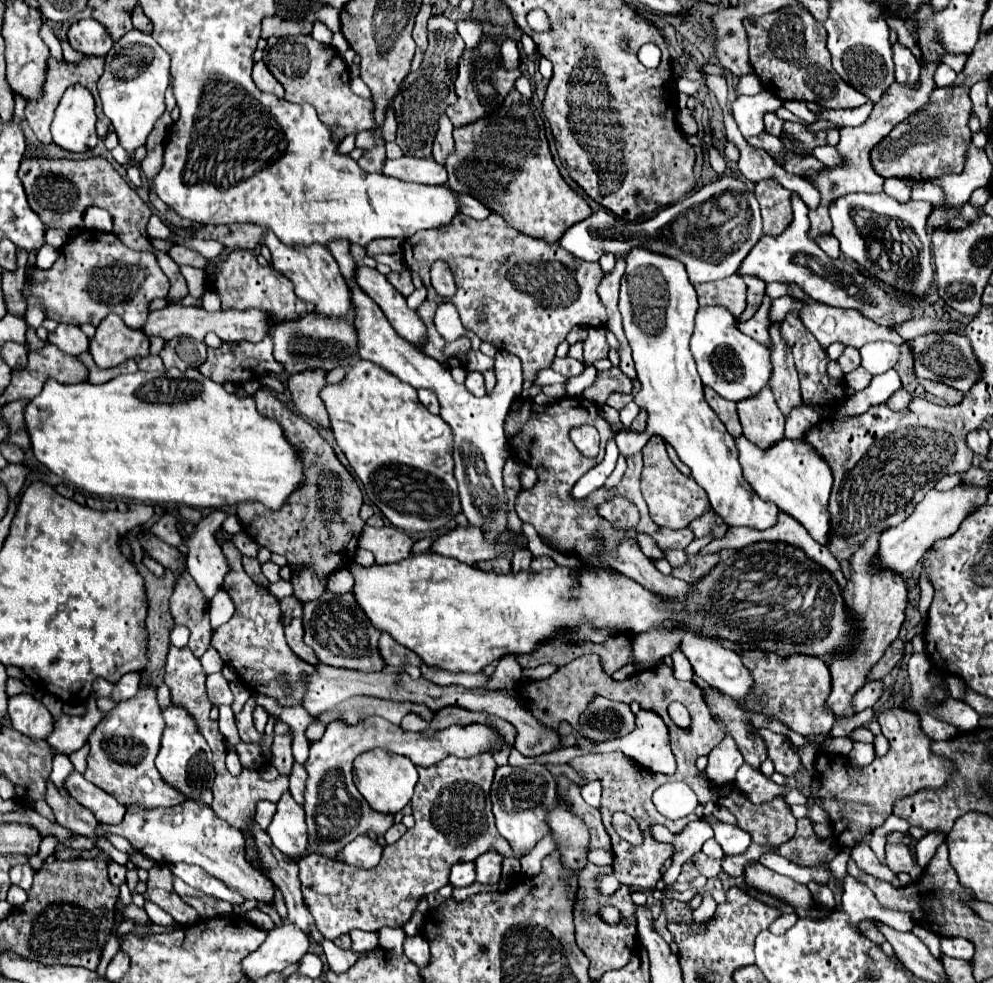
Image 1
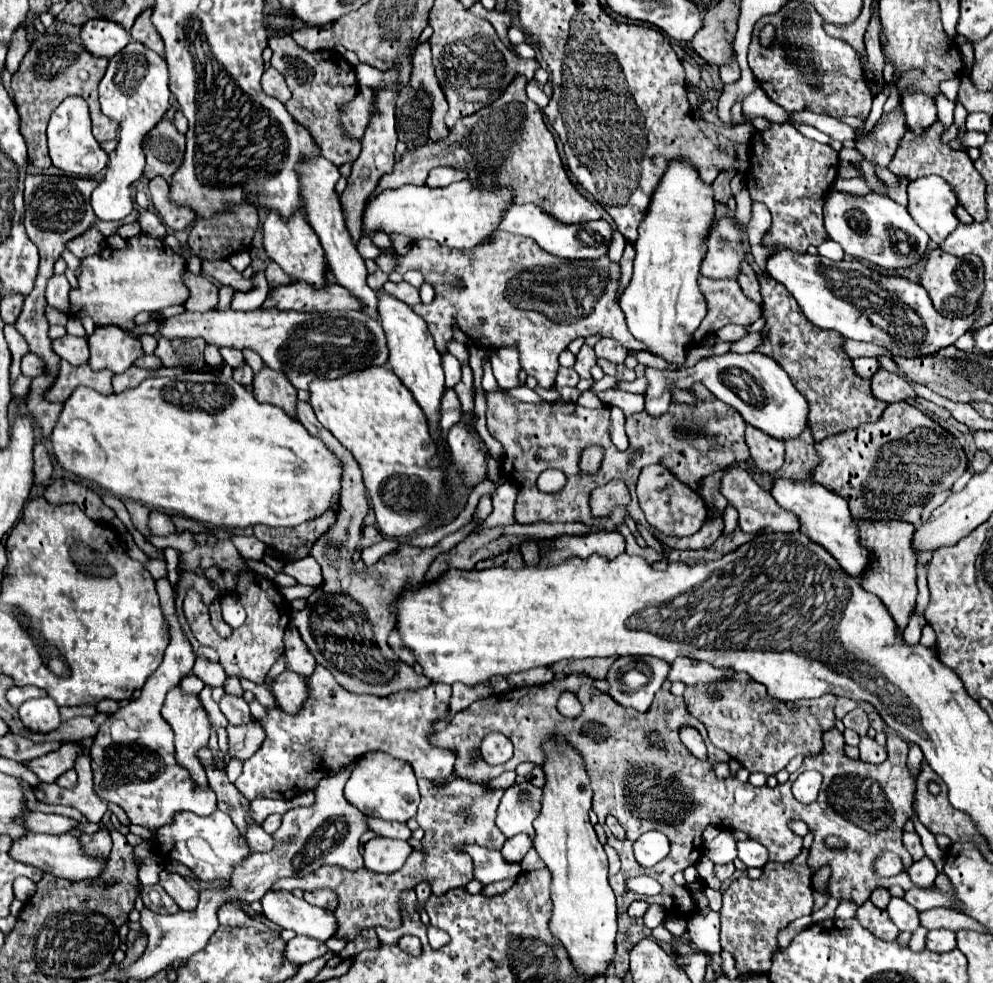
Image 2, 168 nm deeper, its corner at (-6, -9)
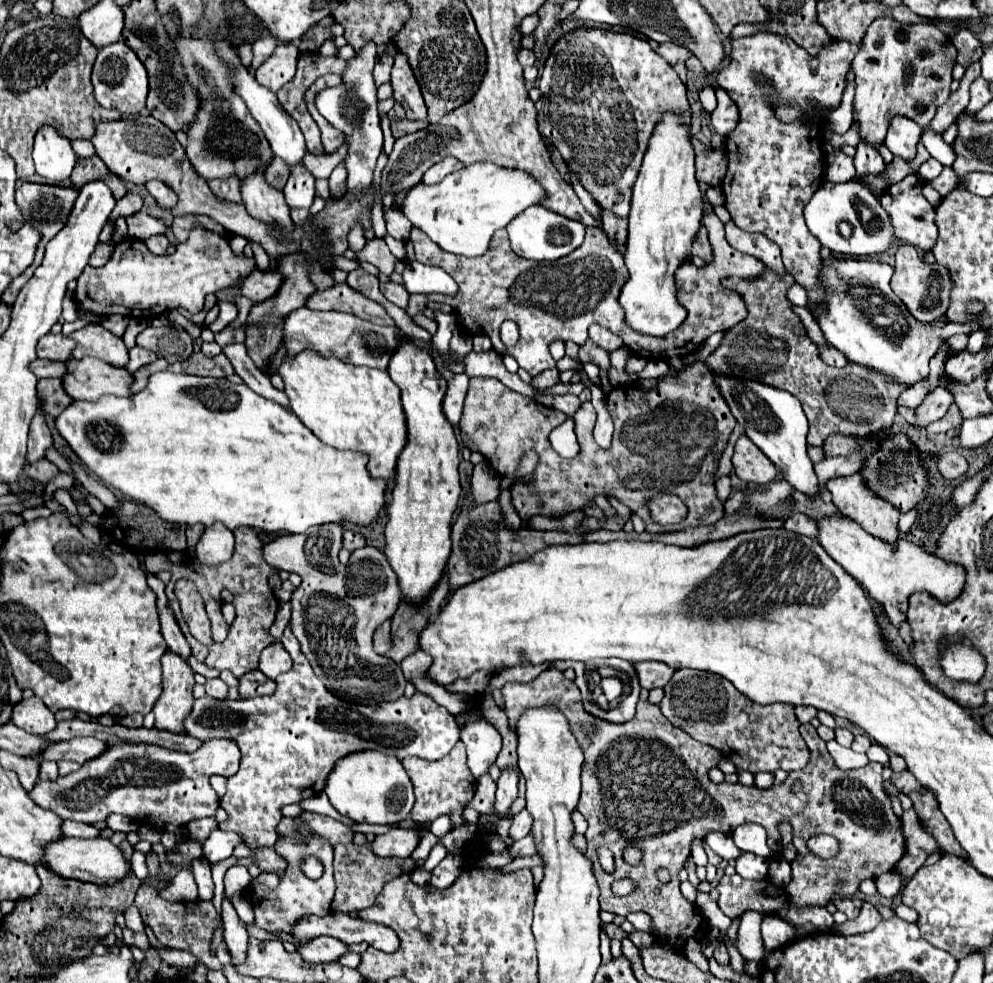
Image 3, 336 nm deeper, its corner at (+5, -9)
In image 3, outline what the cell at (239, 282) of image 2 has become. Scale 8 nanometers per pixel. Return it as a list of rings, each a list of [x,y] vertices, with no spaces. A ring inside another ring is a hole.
[[[254,268],[248,276],[240,278],[240,282],[236,284],[240,294],[252,302],[262,302],[264,298],[276,294],[276,286],[280,286],[280,274],[272,270],[262,272],[258,268]]]

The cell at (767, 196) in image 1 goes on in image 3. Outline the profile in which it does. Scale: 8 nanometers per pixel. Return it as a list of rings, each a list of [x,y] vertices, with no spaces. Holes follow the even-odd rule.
[[[756,32],[732,42],[730,66],[718,74],[718,86],[730,94],[740,110],[740,122],[724,142],[730,160],[728,172],[722,180],[726,208],[742,230],[762,232],[780,246],[784,268],[794,274],[798,284],[806,288],[808,298],[814,304],[824,300],[822,286],[816,278],[822,266],[822,246],[816,242],[804,222],[804,206],[824,180],[824,138],[816,124],[784,124],[776,120],[770,96],[754,84],[752,74],[772,78],[774,86],[778,88],[780,102],[794,100],[800,108],[836,108],[842,100],[846,72],[858,50],[860,44],[834,40],[818,56],[808,56],[806,50],[796,46],[786,36]]]

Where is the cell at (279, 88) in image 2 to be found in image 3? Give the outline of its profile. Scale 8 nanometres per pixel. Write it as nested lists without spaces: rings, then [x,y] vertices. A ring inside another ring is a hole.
[[[280,44],[276,52],[256,70],[256,80],[260,86],[278,92],[286,82],[292,80],[296,72],[296,58],[300,50],[294,44]]]

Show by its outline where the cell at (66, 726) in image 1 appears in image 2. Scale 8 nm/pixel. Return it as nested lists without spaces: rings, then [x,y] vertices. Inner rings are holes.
[[[63,742],[63,746],[61,746],[57,752],[51,752],[51,754],[47,754],[47,756],[43,756],[43,758],[35,758],[35,760],[27,762],[25,766],[27,766],[33,774],[37,774],[37,778],[39,778],[41,782],[51,784],[51,782],[55,782],[65,770],[73,768],[75,758],[83,752],[83,750],[79,750],[79,748],[83,748],[79,742],[77,742],[77,746],[75,746],[75,742]]]

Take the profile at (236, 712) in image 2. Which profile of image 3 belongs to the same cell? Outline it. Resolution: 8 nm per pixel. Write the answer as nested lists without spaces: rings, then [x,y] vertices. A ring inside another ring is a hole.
[[[220,678],[208,680],[208,682],[206,682],[206,694],[208,694],[210,698],[224,700],[224,698],[228,698],[228,686],[226,686]]]

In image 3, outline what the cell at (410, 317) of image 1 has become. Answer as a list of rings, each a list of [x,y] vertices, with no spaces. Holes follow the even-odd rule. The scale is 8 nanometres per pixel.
[[[412,340],[398,342],[388,364],[388,374],[402,390],[402,406],[408,422],[408,446],[402,450],[396,464],[396,486],[388,506],[390,520],[384,530],[384,554],[398,574],[402,596],[418,602],[424,600],[440,580],[452,548],[450,526],[462,490],[458,480],[458,442],[454,428],[444,422],[444,414],[440,410],[446,380],[438,374],[428,350],[416,346]]]

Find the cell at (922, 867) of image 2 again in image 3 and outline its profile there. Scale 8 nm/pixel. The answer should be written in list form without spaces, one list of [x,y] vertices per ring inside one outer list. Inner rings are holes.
[[[892,870],[888,874],[882,874],[880,878],[876,878],[876,886],[878,886],[878,892],[886,898],[894,898],[902,892],[902,874]]]

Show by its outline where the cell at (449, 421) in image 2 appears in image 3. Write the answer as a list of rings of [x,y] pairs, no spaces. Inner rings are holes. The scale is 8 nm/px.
[[[458,374],[456,378],[452,378],[448,382],[448,390],[446,390],[446,396],[442,402],[442,412],[452,426],[456,426],[460,422],[462,404],[464,404],[464,396],[468,390],[468,380],[470,378],[466,374]]]

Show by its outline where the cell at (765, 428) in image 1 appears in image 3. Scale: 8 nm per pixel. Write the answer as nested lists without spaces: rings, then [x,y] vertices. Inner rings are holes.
[[[744,434],[736,440],[732,464],[736,476],[748,484],[768,484],[776,478],[776,466],[762,450],[756,450],[756,446],[752,446]]]

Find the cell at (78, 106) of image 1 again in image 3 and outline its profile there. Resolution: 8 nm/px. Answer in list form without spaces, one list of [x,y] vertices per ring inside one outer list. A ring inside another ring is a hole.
[[[44,124],[36,132],[32,156],[36,172],[44,176],[48,184],[66,182],[80,160],[80,156],[72,148],[72,142],[64,138],[60,130],[52,124]]]

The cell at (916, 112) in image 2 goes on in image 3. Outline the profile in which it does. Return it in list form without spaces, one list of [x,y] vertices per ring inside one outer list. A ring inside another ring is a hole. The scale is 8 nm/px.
[[[894,116],[884,142],[894,156],[912,160],[916,156],[916,144],[920,142],[920,136],[922,126],[918,126],[918,122],[908,116]]]

